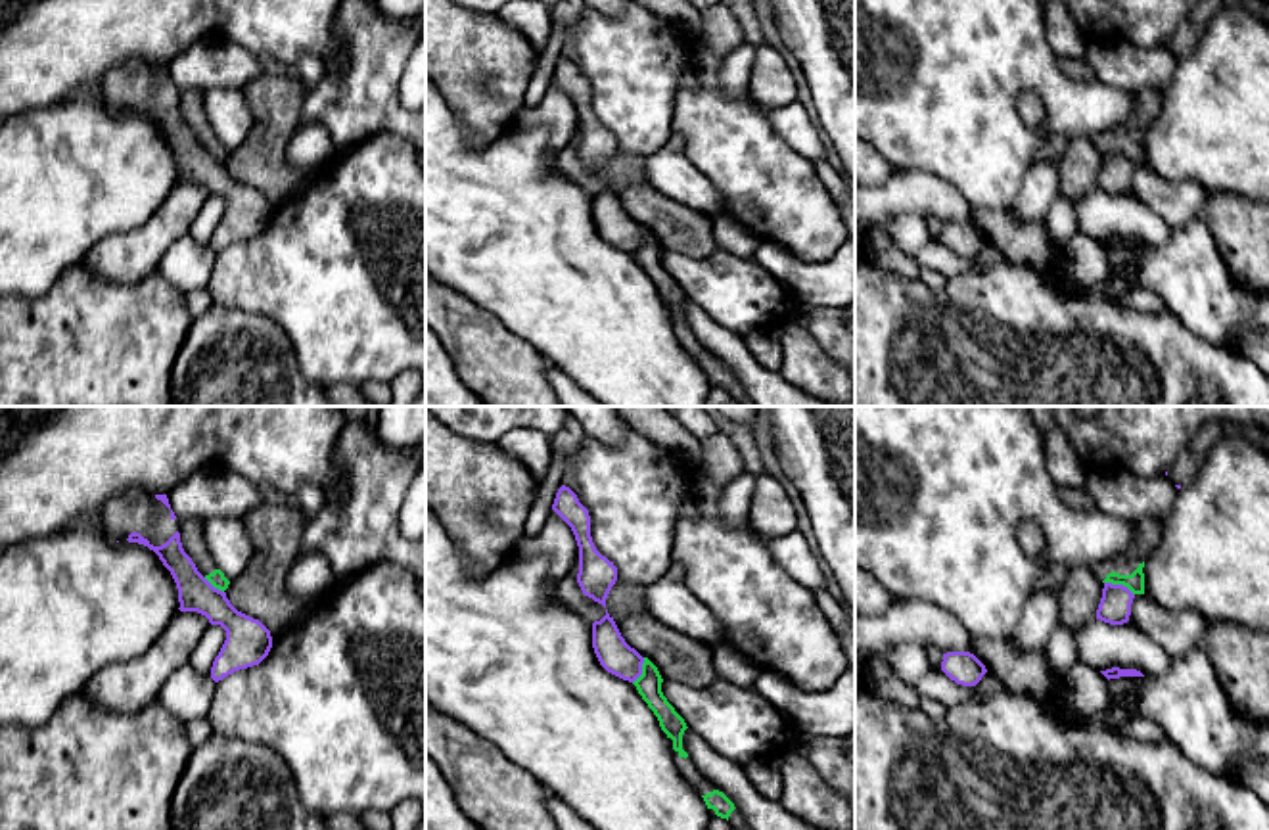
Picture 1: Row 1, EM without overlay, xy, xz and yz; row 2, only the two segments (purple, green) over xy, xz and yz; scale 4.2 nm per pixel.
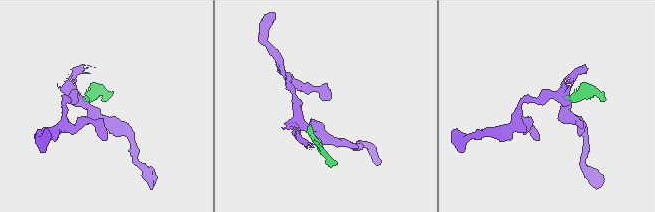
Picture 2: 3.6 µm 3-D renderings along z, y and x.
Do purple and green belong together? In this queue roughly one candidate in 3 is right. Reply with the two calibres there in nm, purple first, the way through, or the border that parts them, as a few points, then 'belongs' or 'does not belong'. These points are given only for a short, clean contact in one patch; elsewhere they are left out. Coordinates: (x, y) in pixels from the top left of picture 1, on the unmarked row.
calibres 140 and 80 nm; border yz (1105, 152), (1124, 156), (1133, 165); does not belong

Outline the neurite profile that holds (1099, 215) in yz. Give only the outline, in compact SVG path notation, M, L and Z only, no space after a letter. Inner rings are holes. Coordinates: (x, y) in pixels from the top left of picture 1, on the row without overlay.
M1091 192L1075 207L1077 232L1096 242L1112 238L1137 240L1144 247L1165 243L1171 228L1137 197Z

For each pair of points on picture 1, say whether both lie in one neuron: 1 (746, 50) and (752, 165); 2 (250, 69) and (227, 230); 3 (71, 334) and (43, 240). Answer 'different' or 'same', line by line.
1: different
2: different
3: different

